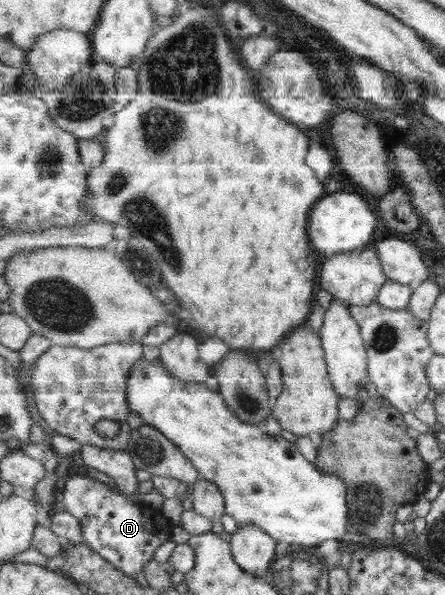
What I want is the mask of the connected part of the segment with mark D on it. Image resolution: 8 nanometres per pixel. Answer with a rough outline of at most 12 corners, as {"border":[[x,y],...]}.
{"border":[[70,476],[84,542],[141,577],[175,524],[109,484]]}

